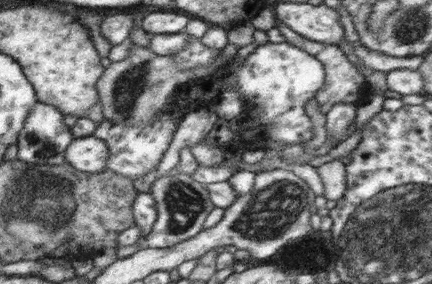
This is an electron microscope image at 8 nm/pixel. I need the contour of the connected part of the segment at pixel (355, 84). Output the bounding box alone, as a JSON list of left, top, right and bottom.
[279,24,365,116]

